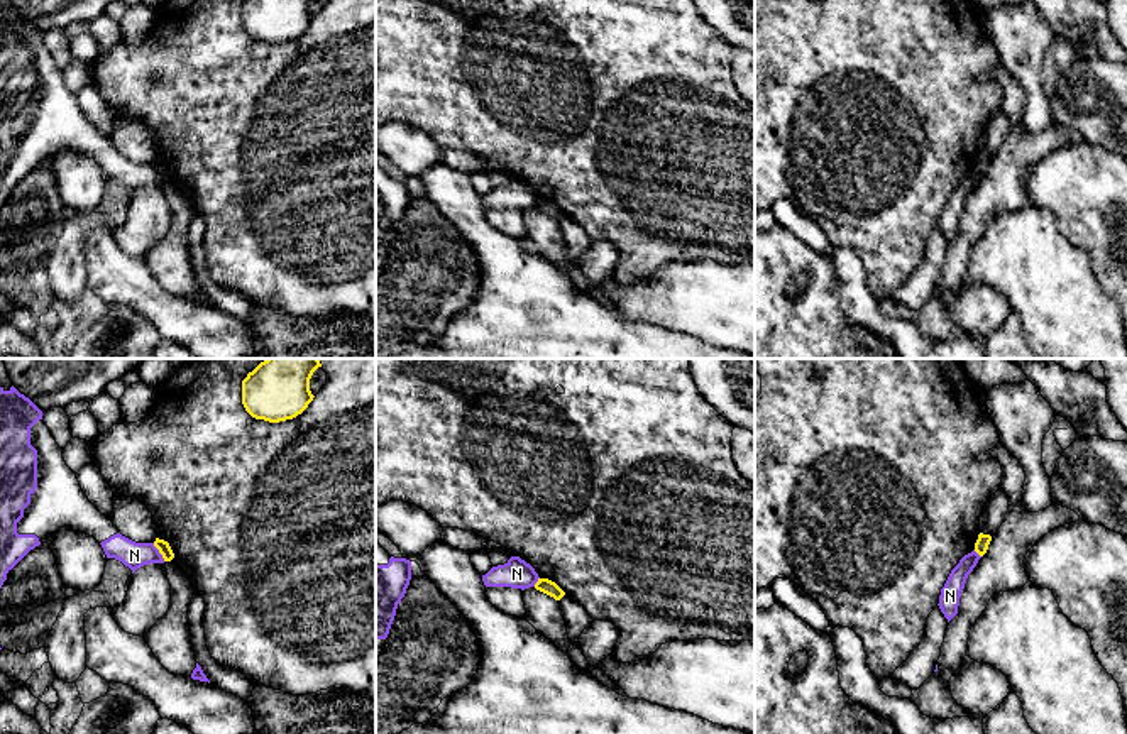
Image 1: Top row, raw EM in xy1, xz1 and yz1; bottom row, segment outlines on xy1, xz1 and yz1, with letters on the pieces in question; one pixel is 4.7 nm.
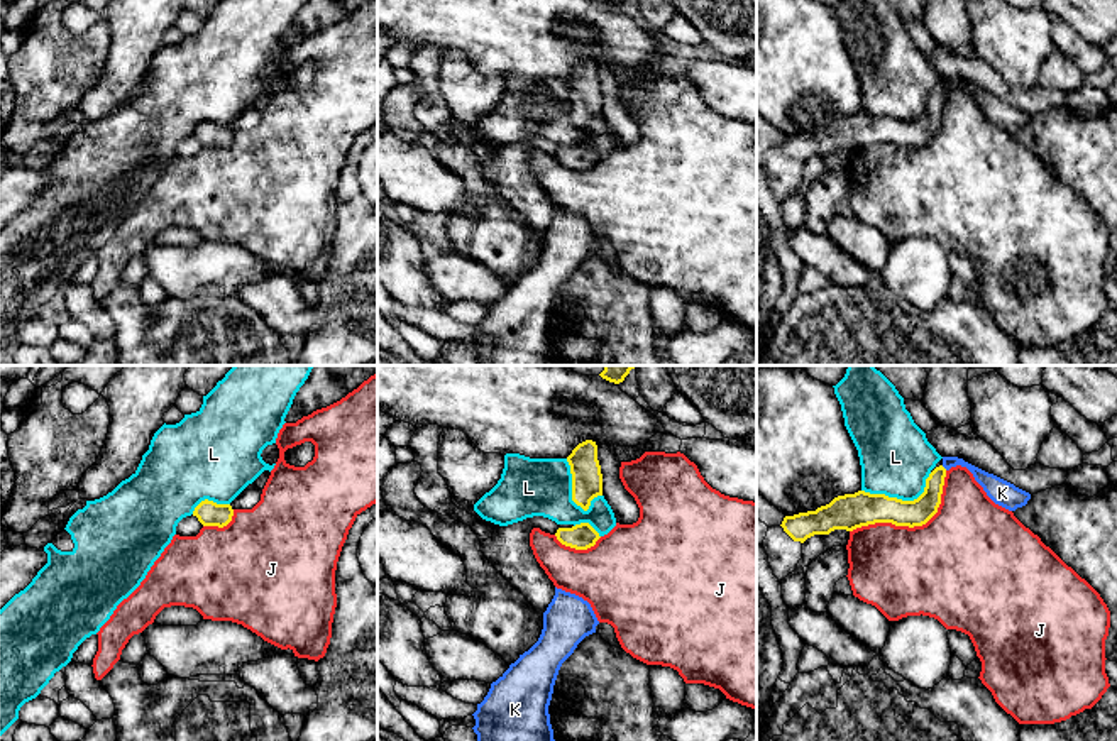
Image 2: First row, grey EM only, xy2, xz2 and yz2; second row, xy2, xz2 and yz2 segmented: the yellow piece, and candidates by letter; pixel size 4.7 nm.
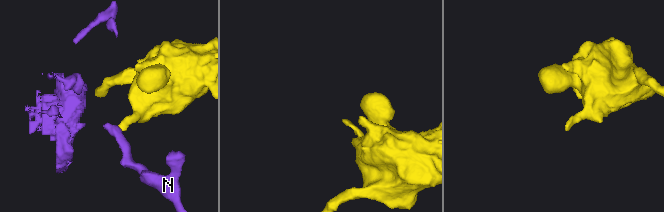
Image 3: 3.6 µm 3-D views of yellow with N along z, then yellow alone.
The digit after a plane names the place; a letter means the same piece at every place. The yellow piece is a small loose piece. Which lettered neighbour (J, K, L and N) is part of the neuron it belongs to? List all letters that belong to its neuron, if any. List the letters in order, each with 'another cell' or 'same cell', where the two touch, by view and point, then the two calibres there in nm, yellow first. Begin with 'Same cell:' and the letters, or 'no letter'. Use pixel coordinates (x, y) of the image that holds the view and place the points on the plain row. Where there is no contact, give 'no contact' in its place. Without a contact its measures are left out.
Same cell: K
J: another cell; meets yellow in yz2 at (913, 148); 160 nm thick on the yellow side, 460 nm on the other
K: same cell; meets yellow in yz2 at (943, 88); 120 nm thick on the yellow side, 90 nm on the other
L: another cell; meets yellow in yz2 at (901, 120); 170 nm thick on the yellow side, 340 nm on the other
N: another cell; meets yellow in xy1 at (159, 173); 60 nm thick on the yellow side, 130 nm on the other

